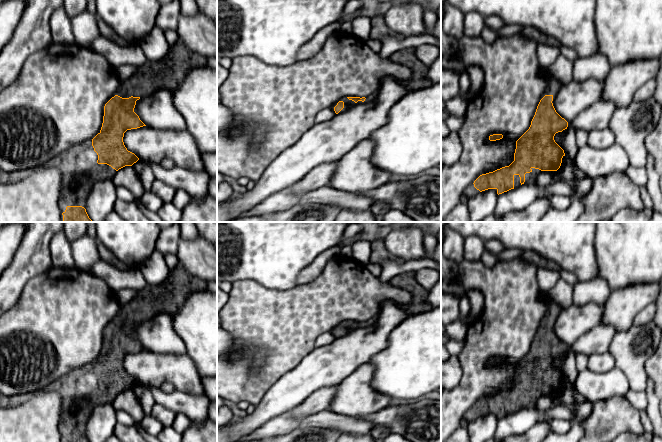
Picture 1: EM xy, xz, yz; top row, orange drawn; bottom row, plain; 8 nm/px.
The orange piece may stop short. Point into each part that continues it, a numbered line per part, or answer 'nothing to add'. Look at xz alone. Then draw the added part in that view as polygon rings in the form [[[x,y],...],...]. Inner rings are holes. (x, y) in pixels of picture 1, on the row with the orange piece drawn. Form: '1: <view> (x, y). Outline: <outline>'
1: xz (347, 103). Outline: [[[372,94],[368,97],[366,97],[365,101],[358,101],[357,103],[355,103],[352,100],[349,100],[347,97],[342,98],[340,101],[344,102],[344,108],[339,112],[339,113],[343,113],[346,109],[348,109],[350,106],[356,105],[356,104],[366,104],[366,103],[370,103],[372,101],[374,101],[374,99],[376,98],[376,94]]]

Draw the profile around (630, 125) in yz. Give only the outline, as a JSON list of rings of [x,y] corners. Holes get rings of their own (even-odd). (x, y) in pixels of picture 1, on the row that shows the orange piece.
[[[654,96],[615,110],[609,128],[616,138],[615,143],[627,153],[630,166],[645,167],[647,150],[644,141],[656,128],[661,114],[662,105]]]

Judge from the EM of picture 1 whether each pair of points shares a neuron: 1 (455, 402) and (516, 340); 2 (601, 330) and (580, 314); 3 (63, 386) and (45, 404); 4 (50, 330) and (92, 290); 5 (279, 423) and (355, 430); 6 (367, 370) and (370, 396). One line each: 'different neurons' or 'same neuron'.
1: same neuron
2: different neurons
3: different neurons
4: same neuron
5: same neuron
6: same neuron

